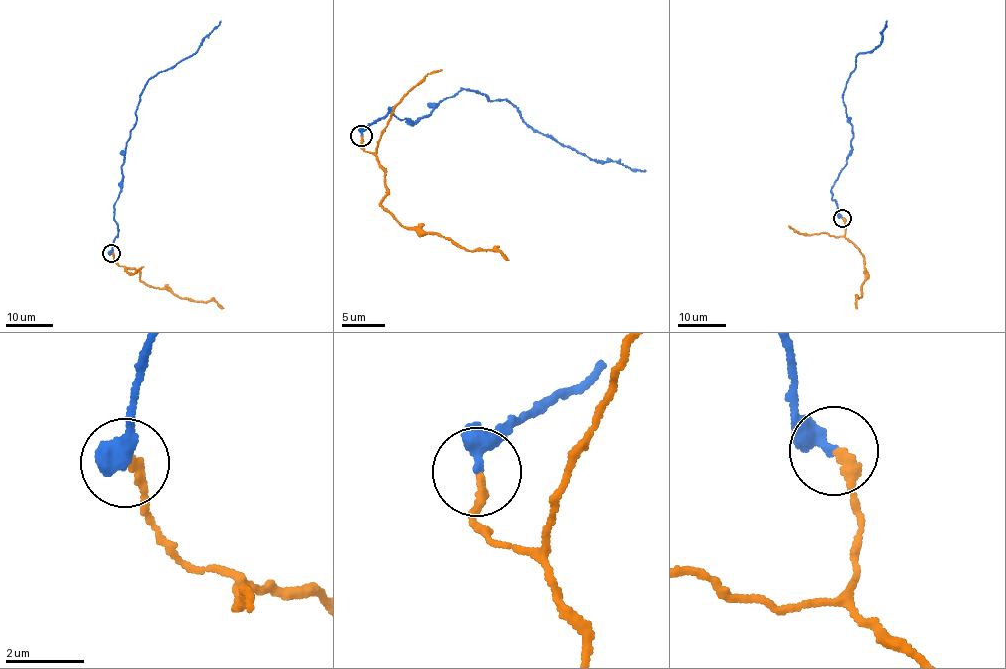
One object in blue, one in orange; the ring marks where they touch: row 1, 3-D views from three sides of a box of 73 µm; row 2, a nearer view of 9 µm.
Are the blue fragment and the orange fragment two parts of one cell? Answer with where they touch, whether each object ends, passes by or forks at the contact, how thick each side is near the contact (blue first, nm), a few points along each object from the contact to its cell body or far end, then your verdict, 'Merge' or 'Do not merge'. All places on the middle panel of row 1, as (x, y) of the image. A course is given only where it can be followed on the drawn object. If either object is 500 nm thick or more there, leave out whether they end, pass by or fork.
Place: (361, 136). At the ring blue passes by. At the ring orange ends. Thickness 280 nm (blue) against 240 nm. Course of blue: (362, 135), (394, 106), (394, 115), (415, 123), (465, 88), (513, 105), (528, 125), (593, 160), (646, 170). Course of orange: (362, 135), (384, 178), (380, 204), (404, 227), (508, 259). Merge

